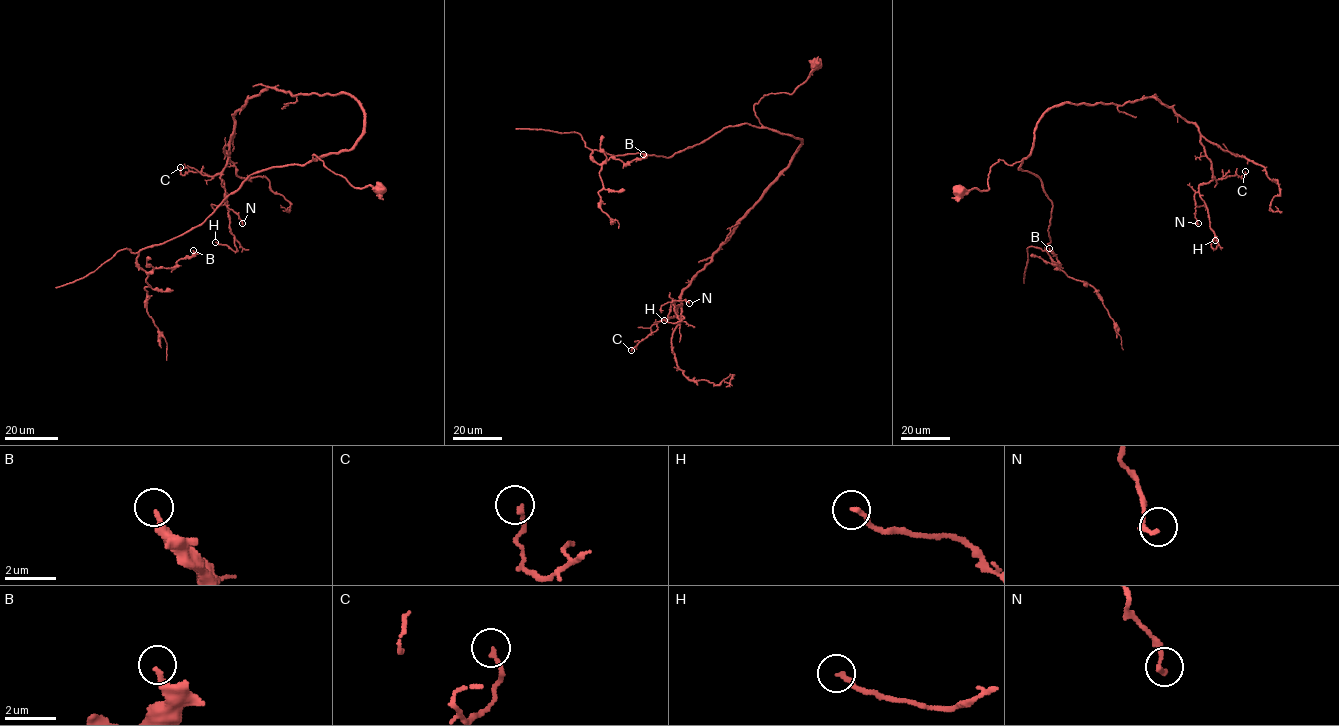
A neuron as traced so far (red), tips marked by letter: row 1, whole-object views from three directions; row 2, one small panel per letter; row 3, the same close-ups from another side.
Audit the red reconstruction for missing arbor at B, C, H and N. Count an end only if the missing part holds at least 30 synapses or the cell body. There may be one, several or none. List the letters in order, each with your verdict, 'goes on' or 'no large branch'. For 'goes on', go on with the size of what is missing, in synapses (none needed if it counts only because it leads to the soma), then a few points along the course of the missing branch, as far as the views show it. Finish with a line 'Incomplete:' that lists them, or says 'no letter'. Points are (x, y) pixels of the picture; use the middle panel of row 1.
B: no large branch
C: no large branch
H: no large branch
N: no large branch
Incomplete: no letter

